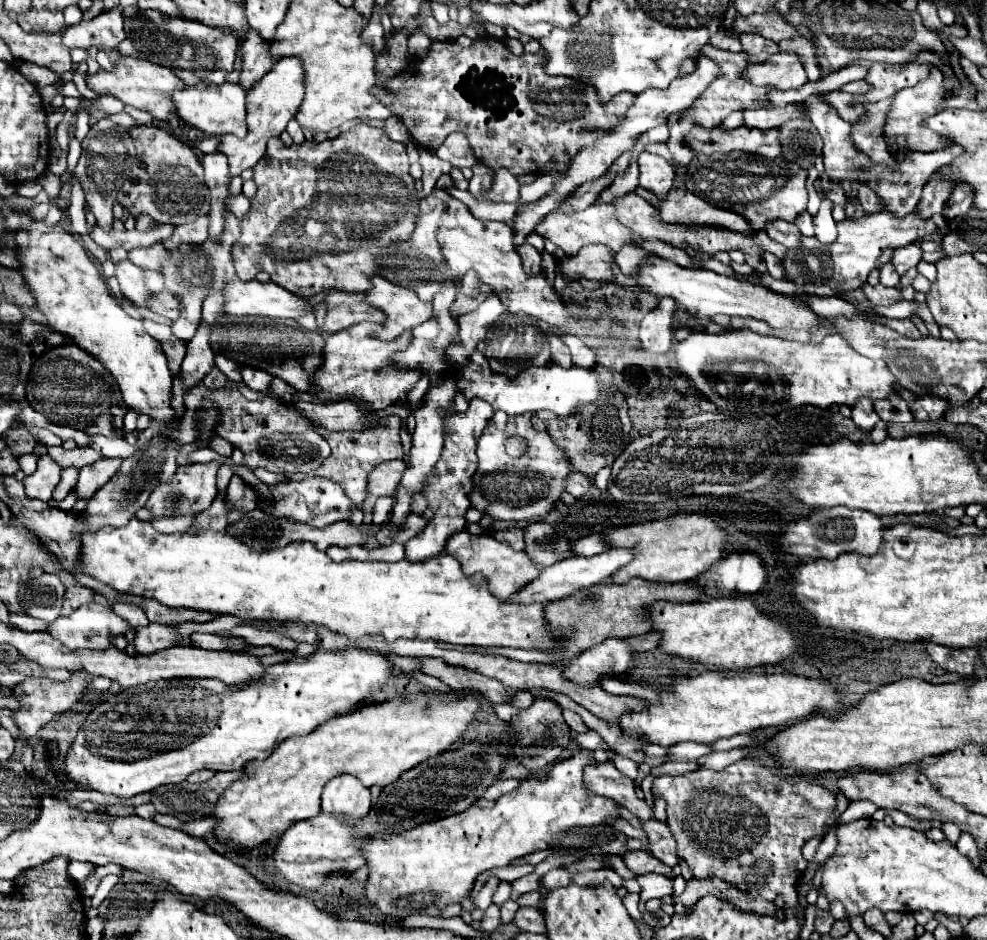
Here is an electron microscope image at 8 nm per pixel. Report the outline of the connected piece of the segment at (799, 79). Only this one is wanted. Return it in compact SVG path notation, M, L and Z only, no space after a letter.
M777 53L767 63L749 65L743 75L753 85L769 85L775 89L799 89L807 83L805 69L795 53Z

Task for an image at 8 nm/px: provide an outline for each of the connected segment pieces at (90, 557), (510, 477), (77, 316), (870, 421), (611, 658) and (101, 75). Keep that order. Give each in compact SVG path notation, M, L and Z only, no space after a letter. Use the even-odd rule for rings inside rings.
M131 519L125 527L113 529L113 527L105 527L93 535L83 535L83 555L77 561L75 569L83 571L85 575L91 575L99 581L103 581L105 585L113 587L119 593L129 593L129 595L141 595L141 597L151 597L157 599L161 605L173 607L173 609L195 609L195 611L213 611L213 613L223 613L223 615L235 615L241 619L273 619L273 621L299 621L305 625L323 625L329 631L343 635L347 639L359 639L363 635L383 635L387 641L395 641L399 637L415 637L415 639L433 639L433 641L443 641L449 645L457 645L457 647L467 647L467 645L479 645L479 647L507 647L515 649L535 650L547 649L553 639L551 639L551 631L549 625L545 623L543 617L543 605L533 603L533 605L519 605L519 603L503 603L497 597L493 597L487 589L485 577L483 575L463 575L463 569L459 565L459 561L447 553L431 557L427 561L407 561L401 559L397 563L385 563L385 561L343 561L343 563L335 563L327 557L327 553L317 551L311 543L289 543L285 549L267 549L267 551L255 551L251 547L247 547L245 543L241 543L239 539L231 537L227 531L209 531L203 529L199 533L173 533L173 535L163 535L157 533L151 523L147 521L139 521L139 519Z
M529 413L511 417L503 431L499 431L491 421L485 433L479 437L477 457L479 457L479 471L473 477L473 491L469 499L473 501L475 509L493 515L499 521L501 519L521 521L523 507L539 499L547 491L551 479L565 479L567 473L571 471L571 461L565 455L565 451L561 451L547 433L533 429ZM511 435L519 435L529 443L529 451L523 457L509 457L505 453L505 439Z
M33 221L31 229L19 231L15 239L19 245L17 257L23 265L21 275L35 295L37 309L47 315L51 325L59 333L69 335L75 345L97 357L111 371L129 409L145 413L163 425L175 421L177 413L171 407L173 379L161 343L143 329L143 321L123 311L81 243L61 225L49 227L41 221Z
M865 399L855 401L855 405L851 407L851 411L853 411L851 419L855 421L855 425L857 425L859 429L863 429L863 431L873 431L875 423L879 421L879 415L877 415L875 409L873 409L873 401L865 401Z
M607 639L601 645L595 645L593 649L571 659L563 669L563 677L575 681L581 687L593 687L599 685L603 677L621 677L627 671L631 659L633 655L625 639Z
M119 57L113 67L107 69L99 69L95 75L85 77L87 87L91 91L95 91L95 95L111 95L121 99L125 105L131 105L135 109L147 111L151 113L155 119L165 121L169 119L169 115L177 115L173 101L171 101L171 93L175 87L185 87L185 83L181 79L177 79L173 75L171 69L155 65L151 61L143 61L143 59L135 59L135 57Z

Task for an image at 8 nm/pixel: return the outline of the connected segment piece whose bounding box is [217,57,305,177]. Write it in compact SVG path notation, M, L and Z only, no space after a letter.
M297 57L281 59L273 65L273 69L247 93L247 137L219 137L219 153L229 159L231 177L241 175L245 169L253 169L259 159L265 155L265 145L269 137L279 137L287 123L293 119L295 111L303 101L303 67Z

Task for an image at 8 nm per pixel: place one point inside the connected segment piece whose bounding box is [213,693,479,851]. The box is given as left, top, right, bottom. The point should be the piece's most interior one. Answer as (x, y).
(377, 743)

